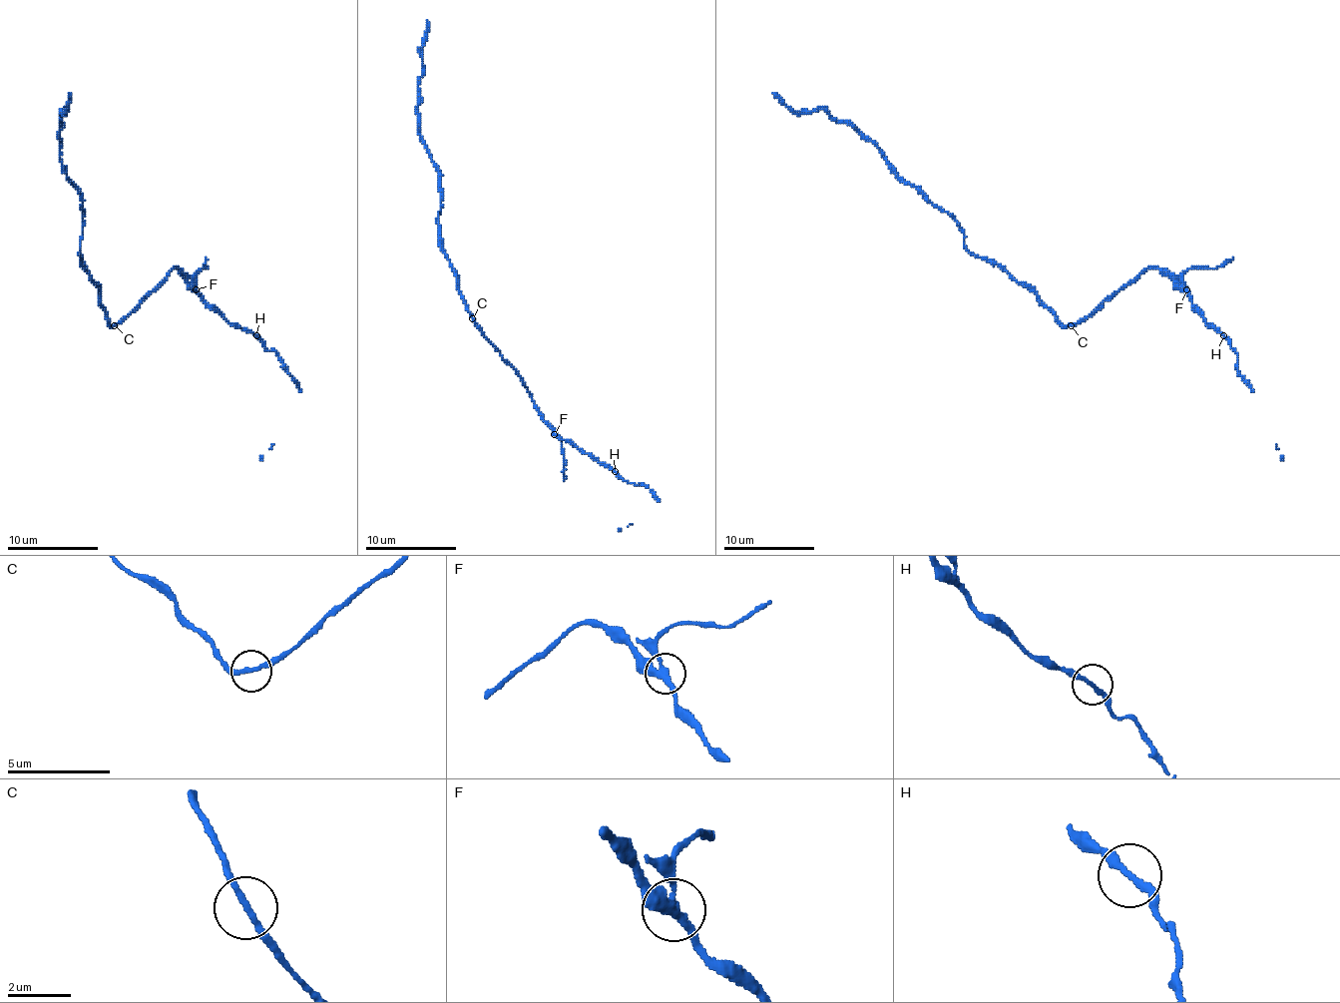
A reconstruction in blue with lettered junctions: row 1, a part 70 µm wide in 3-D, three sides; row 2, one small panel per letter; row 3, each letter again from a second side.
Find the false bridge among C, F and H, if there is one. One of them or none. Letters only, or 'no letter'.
F

